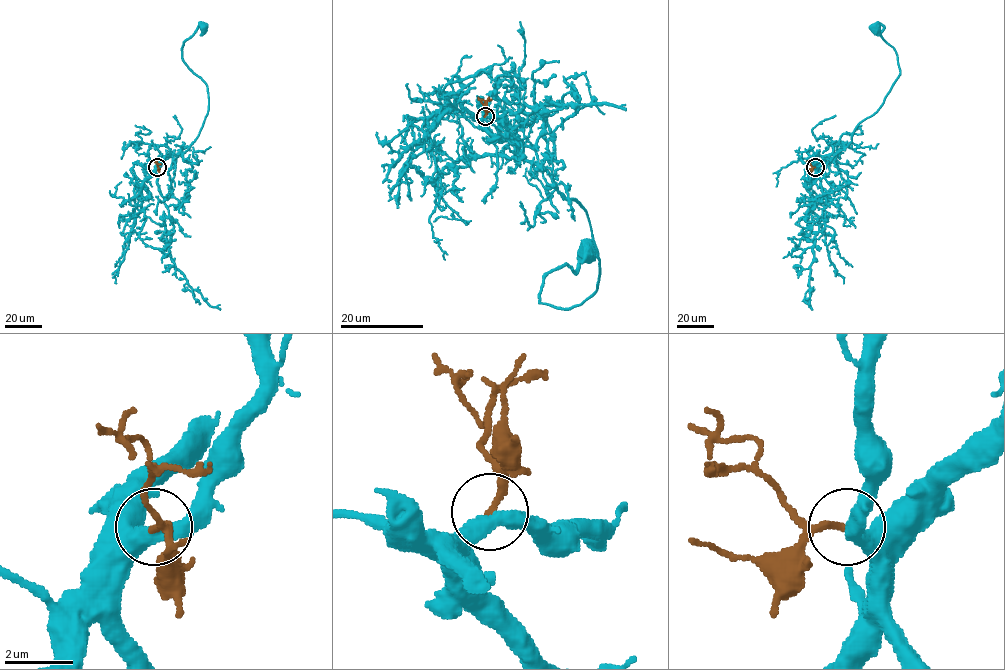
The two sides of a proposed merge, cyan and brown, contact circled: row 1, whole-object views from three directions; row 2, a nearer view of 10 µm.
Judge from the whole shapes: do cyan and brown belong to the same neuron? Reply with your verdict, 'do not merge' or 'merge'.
merge

